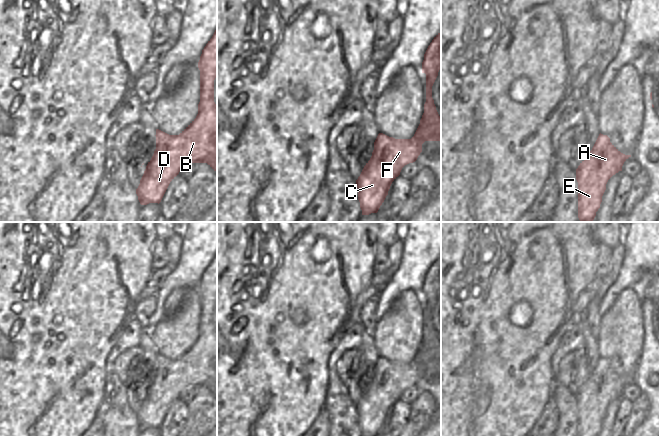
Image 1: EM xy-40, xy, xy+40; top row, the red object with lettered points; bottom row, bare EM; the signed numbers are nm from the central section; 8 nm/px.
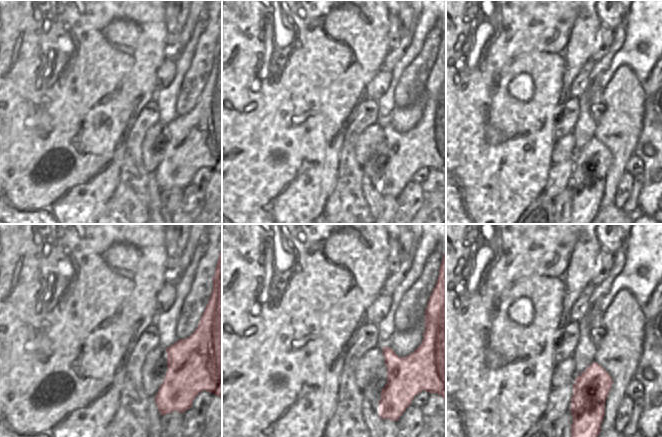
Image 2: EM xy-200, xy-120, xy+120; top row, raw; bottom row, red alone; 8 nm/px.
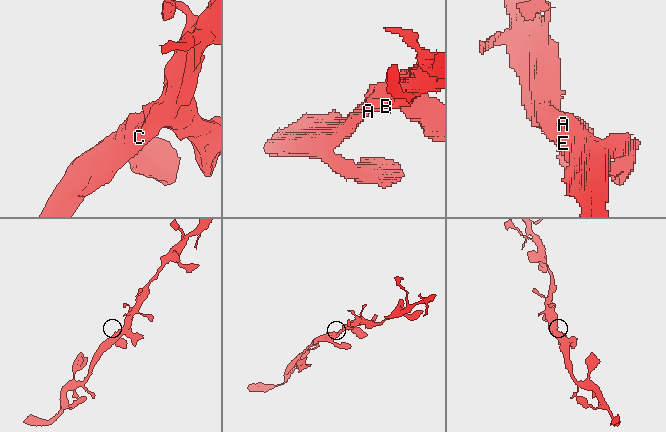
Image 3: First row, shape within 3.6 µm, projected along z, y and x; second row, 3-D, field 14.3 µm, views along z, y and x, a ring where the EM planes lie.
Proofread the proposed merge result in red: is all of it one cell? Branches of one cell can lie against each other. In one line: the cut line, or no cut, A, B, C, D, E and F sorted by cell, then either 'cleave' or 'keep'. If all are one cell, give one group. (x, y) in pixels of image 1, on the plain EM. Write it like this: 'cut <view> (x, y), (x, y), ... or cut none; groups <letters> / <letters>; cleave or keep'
cut none; groups A B C D E F; keep

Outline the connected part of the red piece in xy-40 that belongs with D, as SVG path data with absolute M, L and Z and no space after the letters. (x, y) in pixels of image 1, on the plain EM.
M217 252L202 274L198 292L200 294L198 338L179 359L169 359L156 353L156 373L136 413L141 429L159 428L170 406L187 387L207 387L217 397L217 331L214 326L214 304L217 301Z

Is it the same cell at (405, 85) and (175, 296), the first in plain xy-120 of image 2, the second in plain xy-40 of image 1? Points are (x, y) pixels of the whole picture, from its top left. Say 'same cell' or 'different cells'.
same cell

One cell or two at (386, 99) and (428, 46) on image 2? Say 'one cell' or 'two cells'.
two cells

